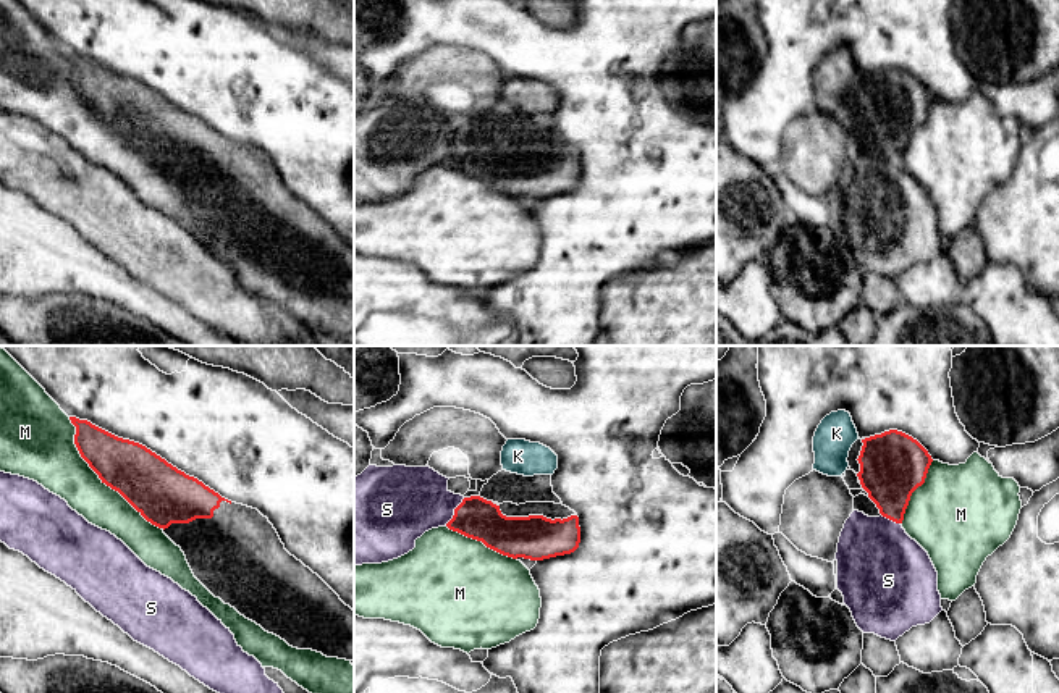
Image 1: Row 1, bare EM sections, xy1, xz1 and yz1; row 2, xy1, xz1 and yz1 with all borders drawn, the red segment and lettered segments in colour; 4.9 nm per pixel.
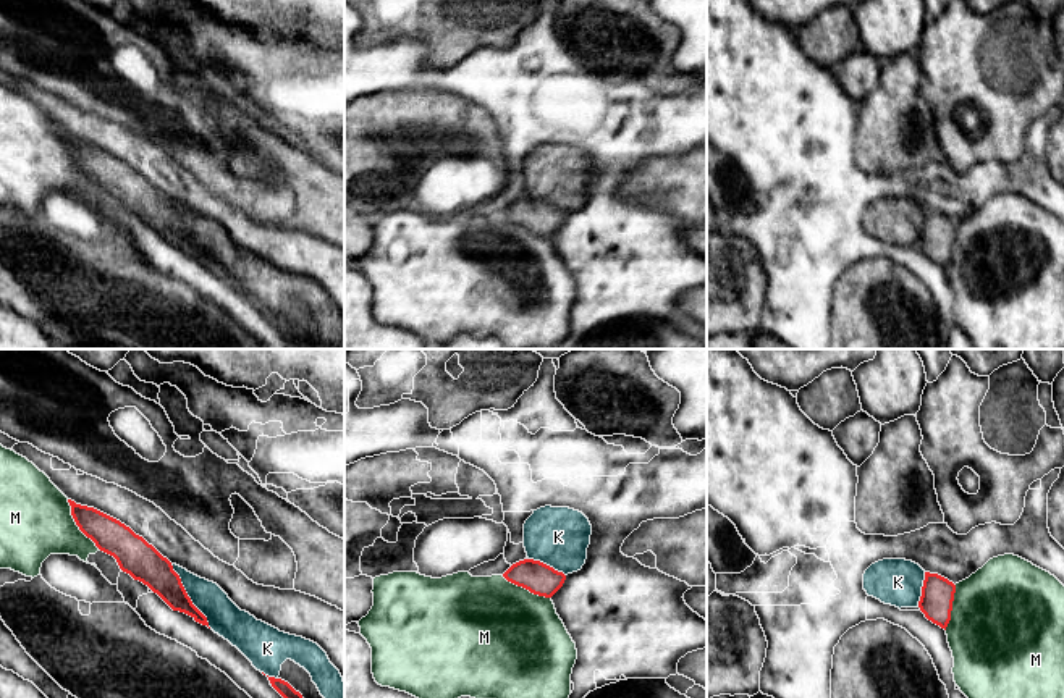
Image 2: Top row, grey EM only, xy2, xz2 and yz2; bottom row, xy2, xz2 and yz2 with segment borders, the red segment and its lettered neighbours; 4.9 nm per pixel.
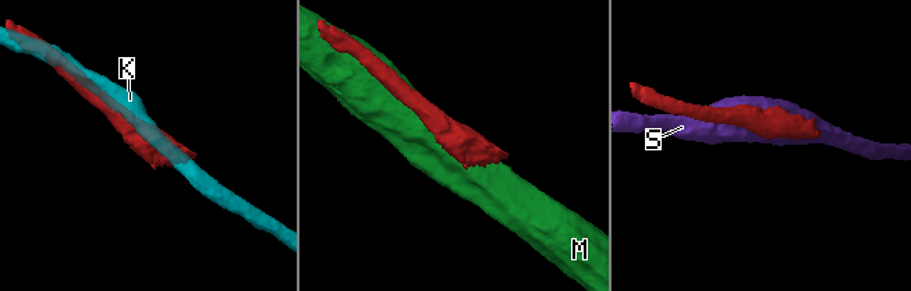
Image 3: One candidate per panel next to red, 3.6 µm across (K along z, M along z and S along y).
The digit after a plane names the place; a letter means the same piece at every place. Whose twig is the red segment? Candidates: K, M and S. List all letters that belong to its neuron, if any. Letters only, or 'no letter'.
no letter

